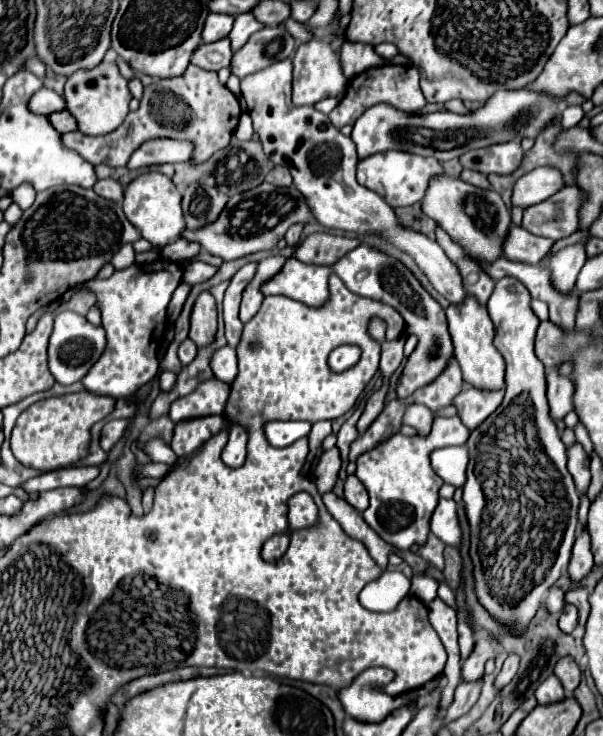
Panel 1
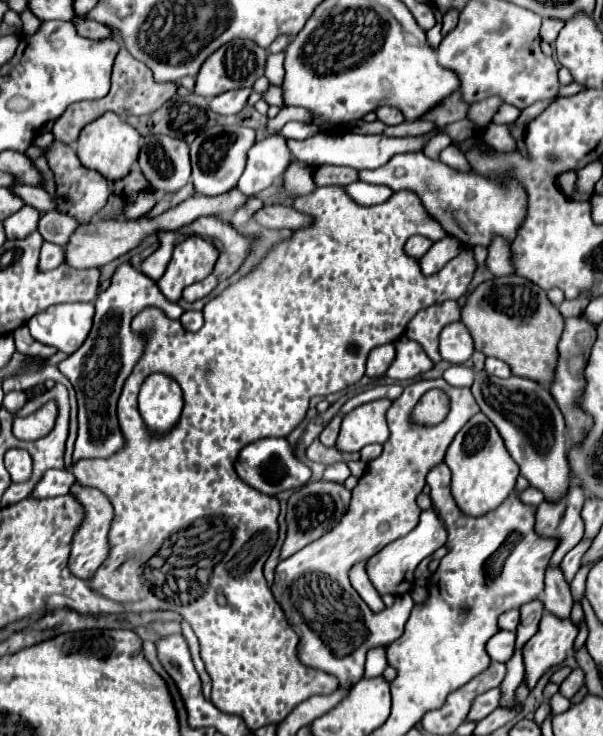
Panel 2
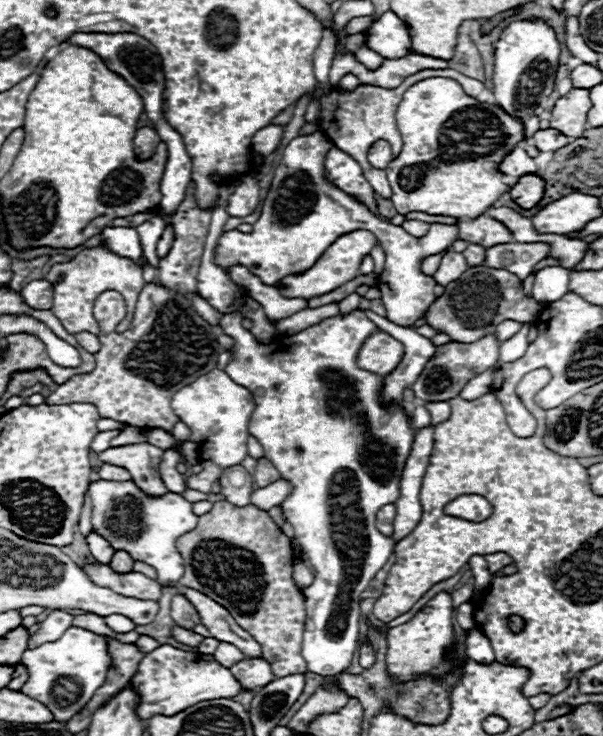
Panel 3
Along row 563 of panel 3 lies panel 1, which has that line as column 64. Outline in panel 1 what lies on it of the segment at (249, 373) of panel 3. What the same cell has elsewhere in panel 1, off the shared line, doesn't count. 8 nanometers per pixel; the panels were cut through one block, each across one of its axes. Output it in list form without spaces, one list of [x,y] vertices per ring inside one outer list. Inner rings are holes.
[[[64,310],[54,316],[54,330],[48,342],[48,370],[62,386],[82,380],[106,350],[106,332],[102,326],[90,324],[84,316]]]

